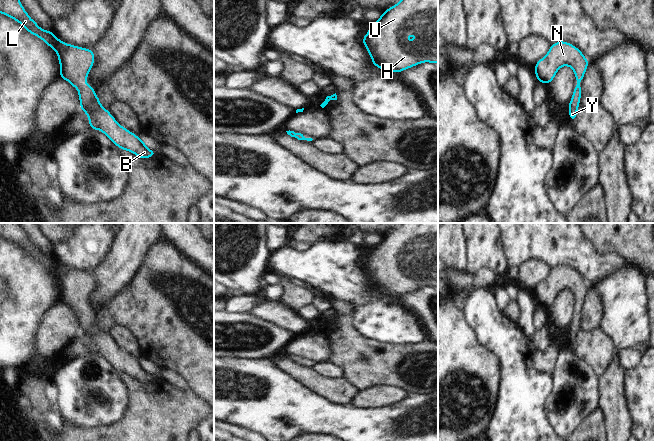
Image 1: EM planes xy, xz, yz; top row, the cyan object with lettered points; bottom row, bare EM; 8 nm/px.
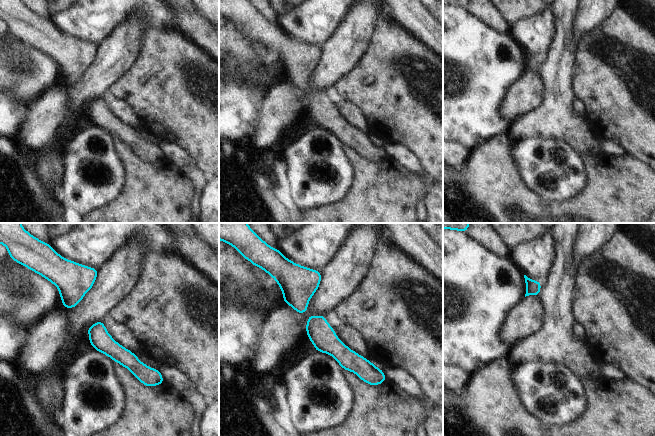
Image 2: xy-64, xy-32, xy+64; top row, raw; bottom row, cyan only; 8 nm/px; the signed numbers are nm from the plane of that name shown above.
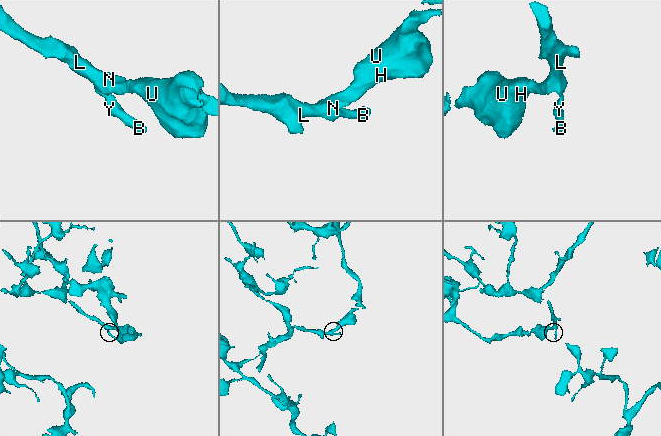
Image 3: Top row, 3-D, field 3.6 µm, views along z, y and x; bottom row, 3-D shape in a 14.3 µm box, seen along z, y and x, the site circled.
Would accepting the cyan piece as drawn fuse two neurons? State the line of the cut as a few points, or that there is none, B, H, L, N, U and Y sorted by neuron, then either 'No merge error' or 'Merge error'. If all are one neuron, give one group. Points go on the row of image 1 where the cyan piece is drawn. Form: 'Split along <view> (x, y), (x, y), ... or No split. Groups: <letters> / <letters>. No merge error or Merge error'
No split. Groups: B H L N U Y. No merge error

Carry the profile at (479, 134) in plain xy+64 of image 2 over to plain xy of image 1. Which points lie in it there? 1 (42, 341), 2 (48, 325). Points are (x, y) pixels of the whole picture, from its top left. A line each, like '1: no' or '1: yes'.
1: no
2: no

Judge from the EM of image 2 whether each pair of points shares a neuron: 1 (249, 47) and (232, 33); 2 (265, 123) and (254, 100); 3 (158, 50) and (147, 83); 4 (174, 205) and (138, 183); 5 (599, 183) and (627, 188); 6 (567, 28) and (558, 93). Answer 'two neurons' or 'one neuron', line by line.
1: one neuron
2: two neurons
3: one neuron
4: one neuron
5: one neuron
6: one neuron

